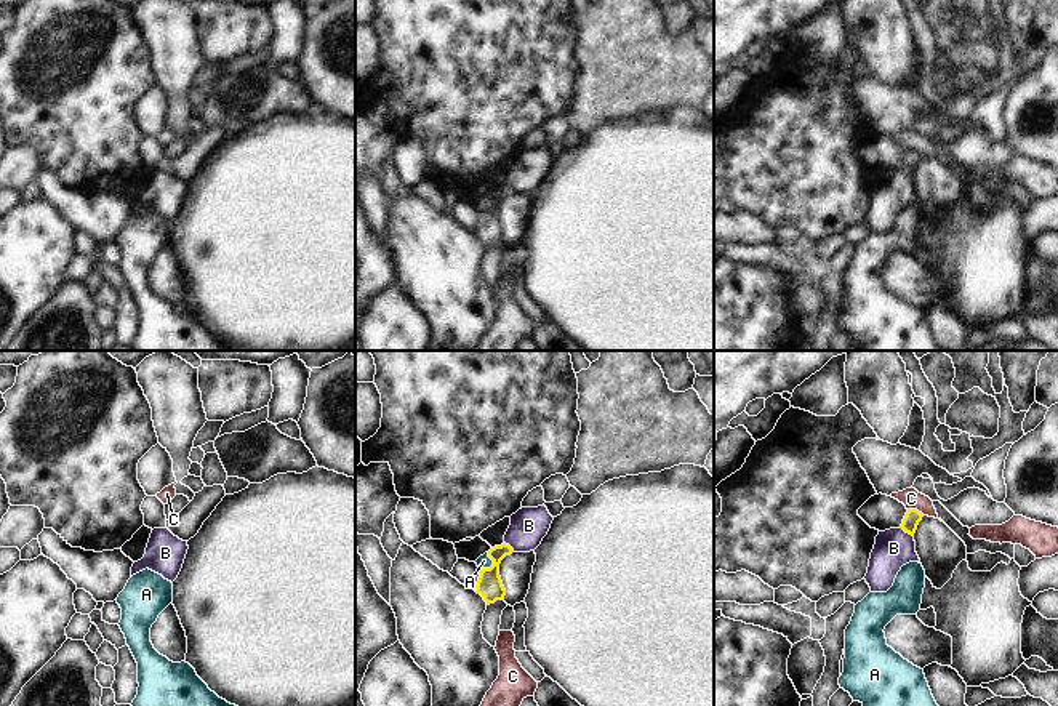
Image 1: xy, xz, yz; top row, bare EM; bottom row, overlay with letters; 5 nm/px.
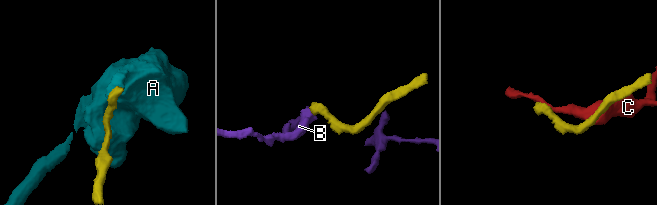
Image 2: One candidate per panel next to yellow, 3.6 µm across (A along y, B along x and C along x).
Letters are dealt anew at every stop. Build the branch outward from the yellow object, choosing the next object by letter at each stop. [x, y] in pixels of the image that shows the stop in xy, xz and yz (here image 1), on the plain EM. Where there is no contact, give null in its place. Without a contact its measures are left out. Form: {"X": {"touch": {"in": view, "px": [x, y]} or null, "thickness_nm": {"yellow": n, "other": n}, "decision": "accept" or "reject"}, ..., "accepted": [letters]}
{"A": {"touch": {"in": "xz", "px": [493, 205]}, "thickness_nm": {"yellow": 130, "other": 70}, "decision": "reject"}, "B": {"touch": {"in": "yz", "px": [906, 173]}, "thickness_nm": {"yellow": 80, "other": 200}, "decision": "reject"}, "C": {"touch": {"in": "yz", "px": [916, 151]}, "thickness_nm": {"yellow": 80, "other": 100}, "decision": "reject"}, "accepted": []}

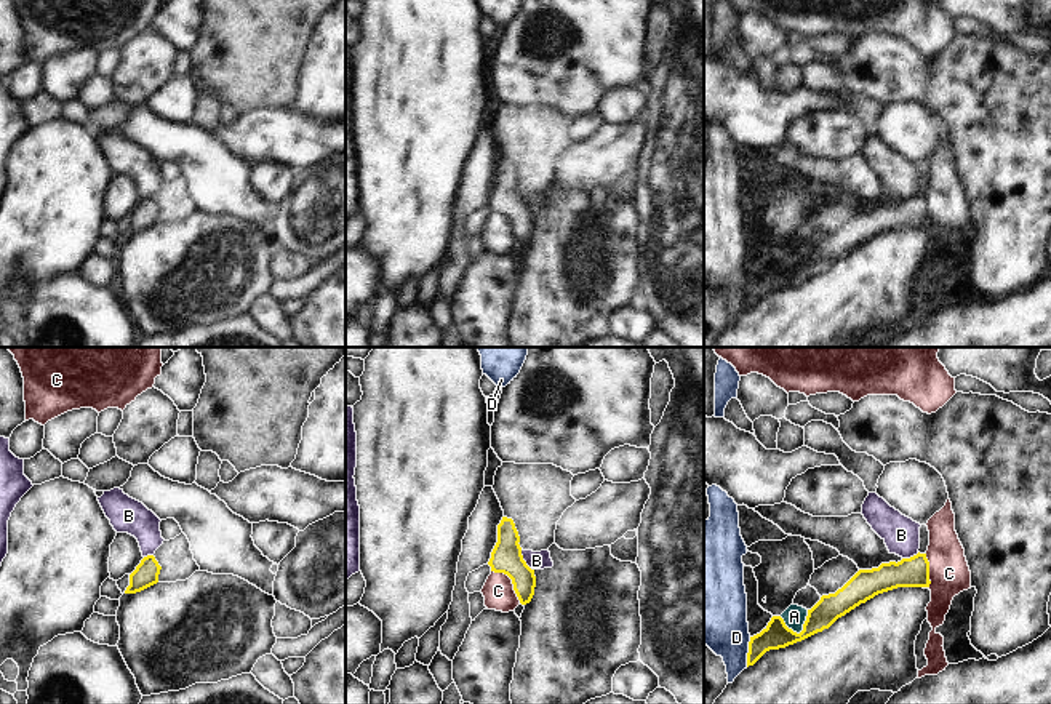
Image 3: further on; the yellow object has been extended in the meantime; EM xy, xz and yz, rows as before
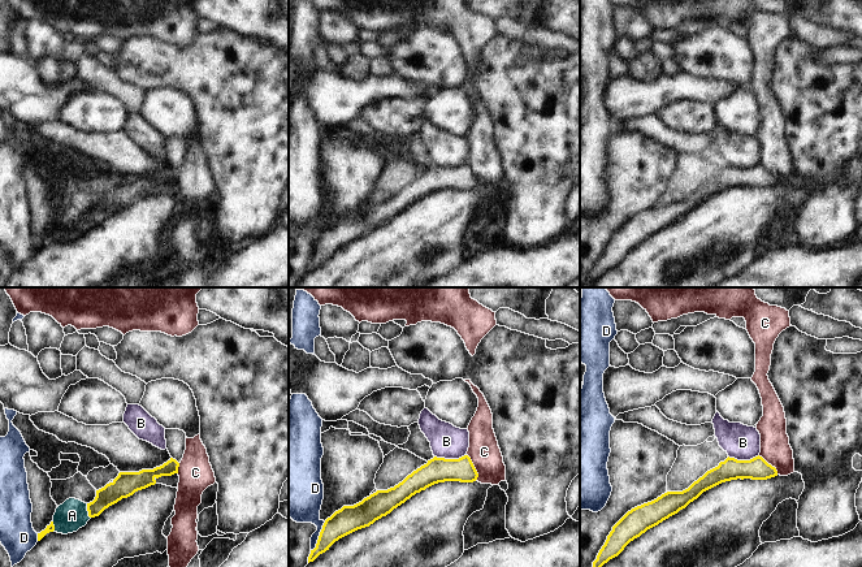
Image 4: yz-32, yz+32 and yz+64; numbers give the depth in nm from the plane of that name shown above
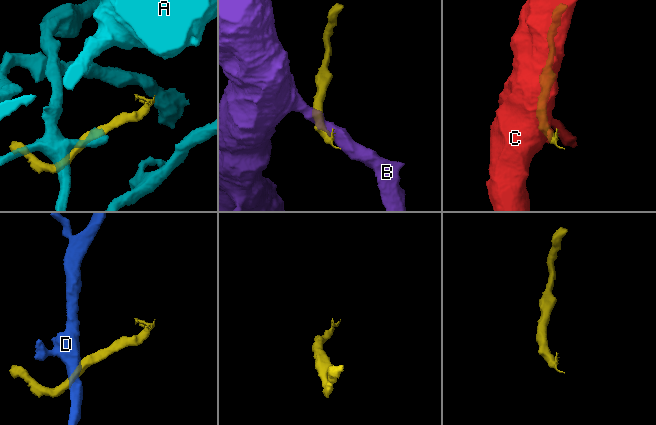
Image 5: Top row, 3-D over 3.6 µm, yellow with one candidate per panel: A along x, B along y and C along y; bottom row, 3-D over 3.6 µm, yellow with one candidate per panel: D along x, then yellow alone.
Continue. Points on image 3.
{"A": {"touch": {"in": "yz", "px": [800, 274]}, "thickness_nm": {"yellow": 140, "other": 110}, "decision": "reject"}, "B": {"touch": {"in": "xz", "px": [523, 202]}, "thickness_nm": {"yellow": 160, "other": 100}, "decision": "reject"}, "C": {"touch": {"in": "xz", "px": [512, 223]}, "thickness_nm": {"yellow": 160, "other": 160}, "decision": "reject"}, "D": {"touch": {"in": "yz", "px": [749, 293]}, "thickness_nm": {"yellow": 130, "other": 300}, "decision": "reject"}, "accepted": []}

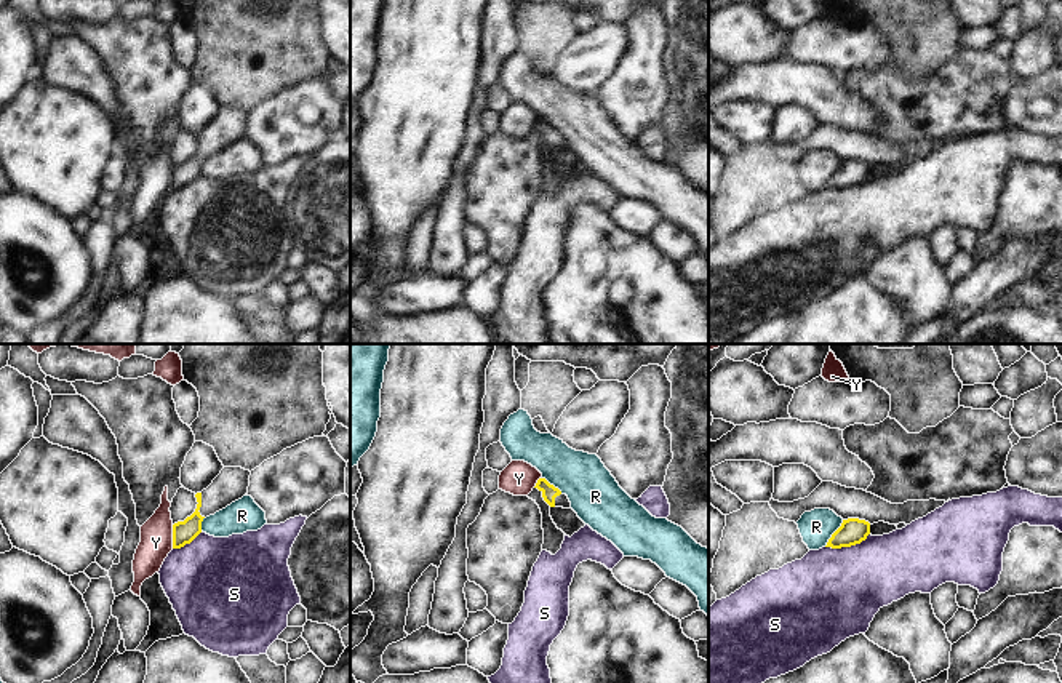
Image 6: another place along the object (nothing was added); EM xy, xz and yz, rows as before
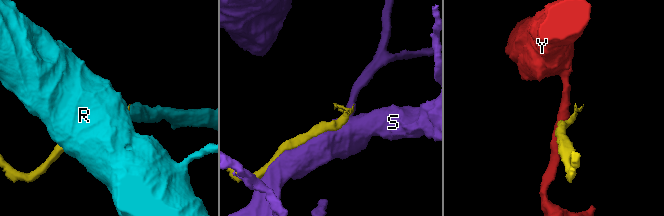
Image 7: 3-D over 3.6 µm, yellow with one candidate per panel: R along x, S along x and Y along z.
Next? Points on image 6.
{"R": {"touch": {"in": "yz", "px": [834, 175]}, "thickness_nm": {"yellow": 130, "other": 170}, "decision": "reject"}, "S": {"touch": {"in": "yz", "px": [848, 187]}, "thickness_nm": {"yellow": 130, "other": 460}, "decision": "reject"}, "Y": {"touch": {"in": "xy", "px": [173, 178]}, "thickness_nm": {"yellow": 110, "other": 160}, "decision": "reject"}, "accepted": []}

